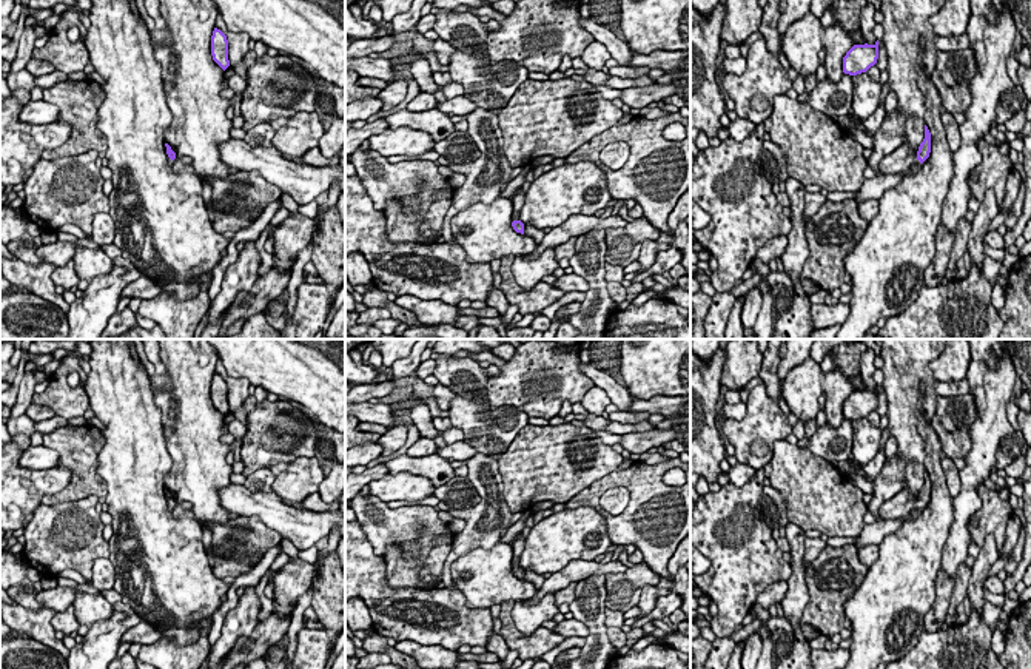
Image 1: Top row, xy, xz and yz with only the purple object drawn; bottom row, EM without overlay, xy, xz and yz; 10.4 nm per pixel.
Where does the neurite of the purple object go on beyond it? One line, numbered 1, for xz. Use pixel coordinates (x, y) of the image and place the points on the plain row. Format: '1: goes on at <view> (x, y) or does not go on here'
1: goes on at xz (518, 543)

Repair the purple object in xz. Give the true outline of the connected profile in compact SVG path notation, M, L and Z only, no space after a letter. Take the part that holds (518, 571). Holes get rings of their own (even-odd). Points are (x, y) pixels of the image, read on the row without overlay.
M521 533L518 535L513 543L513 560L512 560L512 572L516 578L524 580L524 569L519 566L521 553L524 550L526 536Z

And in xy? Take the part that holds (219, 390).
M214 373L211 381L211 401L223 416L230 412L228 385L227 381L217 373Z

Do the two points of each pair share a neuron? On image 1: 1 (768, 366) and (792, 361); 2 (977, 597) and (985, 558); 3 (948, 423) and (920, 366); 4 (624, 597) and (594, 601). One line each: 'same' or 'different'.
1: different
2: same
3: different
4: different

